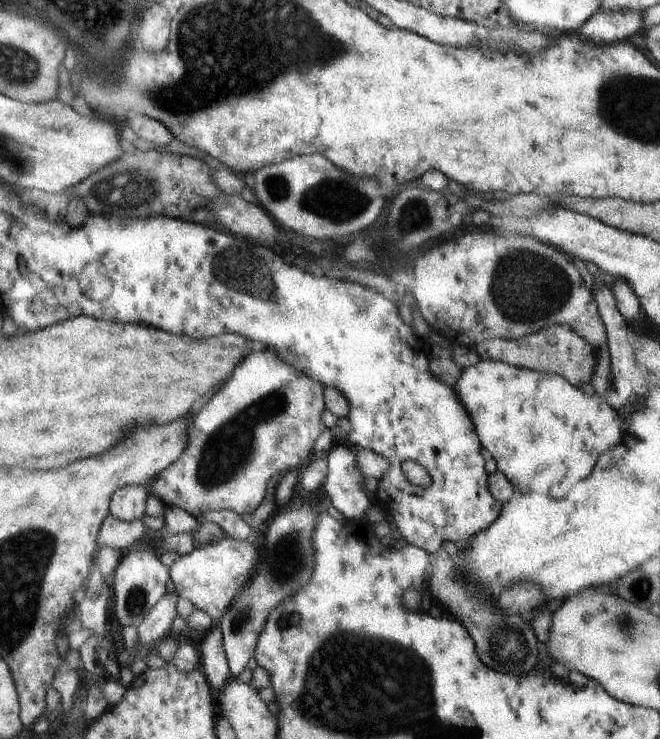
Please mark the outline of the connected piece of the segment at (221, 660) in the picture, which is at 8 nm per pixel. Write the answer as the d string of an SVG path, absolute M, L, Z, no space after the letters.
M217 624L205 633L199 662L200 670L205 674L214 693L220 692L226 681L232 678L223 647L223 634Z

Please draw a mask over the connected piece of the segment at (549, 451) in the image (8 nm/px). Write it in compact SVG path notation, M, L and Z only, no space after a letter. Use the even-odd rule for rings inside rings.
M479 360L475 365L467 366L462 370L461 377L456 381L456 384L452 387L462 406L467 411L467 415L471 419L471 425L475 430L476 436L479 438L482 448L494 458L496 462L497 470L500 471L506 478L512 483L514 488L518 488L520 492L540 492L544 496L550 496L550 498L564 498L564 494L570 490L572 484L576 484L578 480L586 478L592 468L596 466L596 460L598 456L612 448L614 444L620 442L620 436L622 436L622 423L624 422L624 416L619 415L614 409L606 403L603 398L598 395L592 397L588 396L582 389L576 388L572 383L564 380L562 376L556 373L541 373L540 371L529 371L520 367L513 367L508 363L501 363L495 360Z

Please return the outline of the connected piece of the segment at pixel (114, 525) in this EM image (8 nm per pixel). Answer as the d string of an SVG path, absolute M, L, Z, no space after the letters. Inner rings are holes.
M109 514L102 521L97 536L97 551L108 546L108 548L127 552L142 541L145 529L141 520L122 522Z

